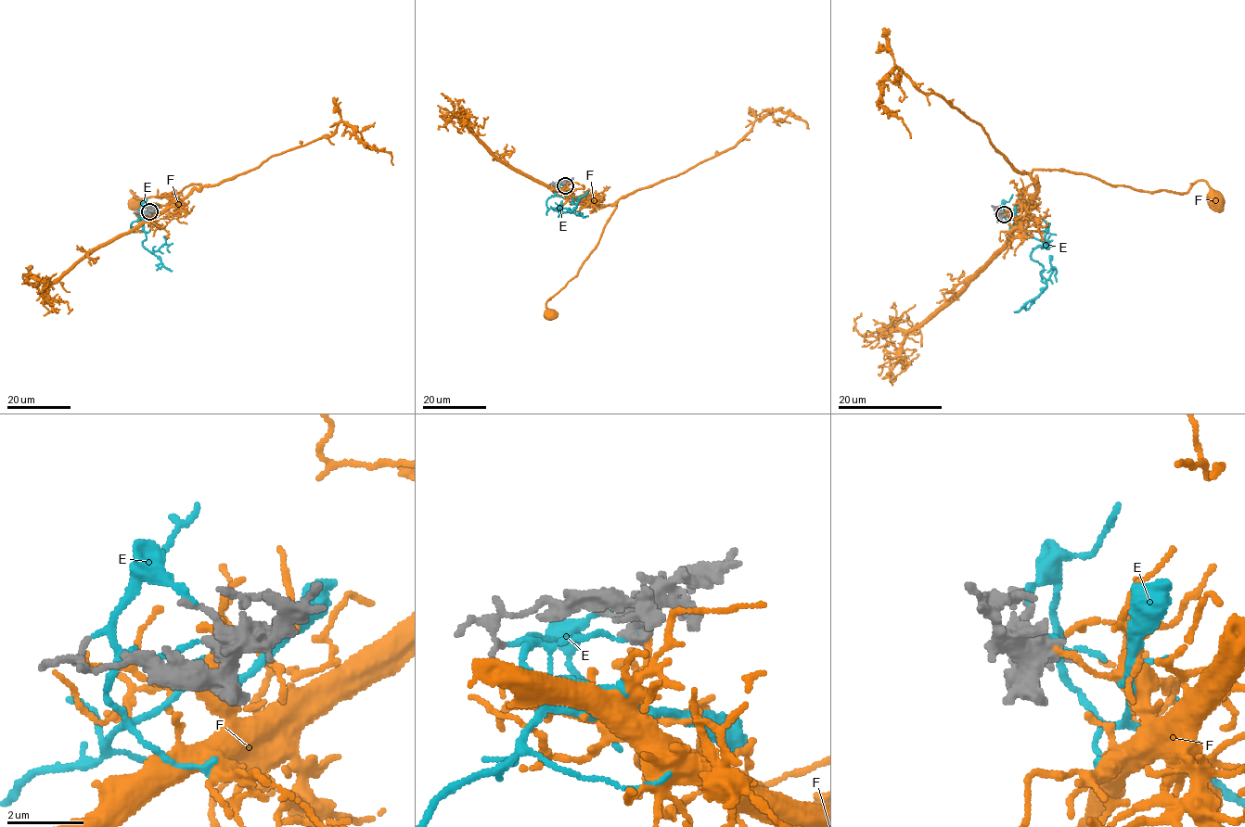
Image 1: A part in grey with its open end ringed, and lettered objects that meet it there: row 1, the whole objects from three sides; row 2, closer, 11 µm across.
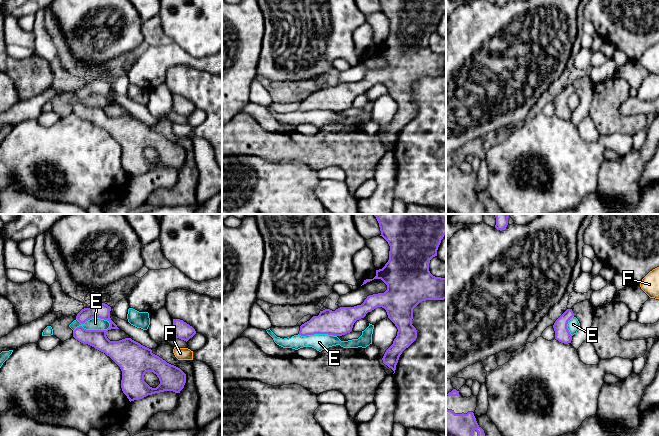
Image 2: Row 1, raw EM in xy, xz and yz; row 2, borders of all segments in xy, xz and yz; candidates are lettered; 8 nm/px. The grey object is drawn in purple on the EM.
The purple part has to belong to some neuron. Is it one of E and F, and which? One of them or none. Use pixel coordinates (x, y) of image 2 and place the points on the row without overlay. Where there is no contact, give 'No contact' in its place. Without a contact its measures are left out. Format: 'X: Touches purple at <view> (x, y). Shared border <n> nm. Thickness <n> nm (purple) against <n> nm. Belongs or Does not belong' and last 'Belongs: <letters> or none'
E: Touches purple at xy (92, 106). Shared border 320 nm. Thickness 160 nm (purple) against 100 nm. Does not belong
F: No contact. Belongs
Belongs: F

